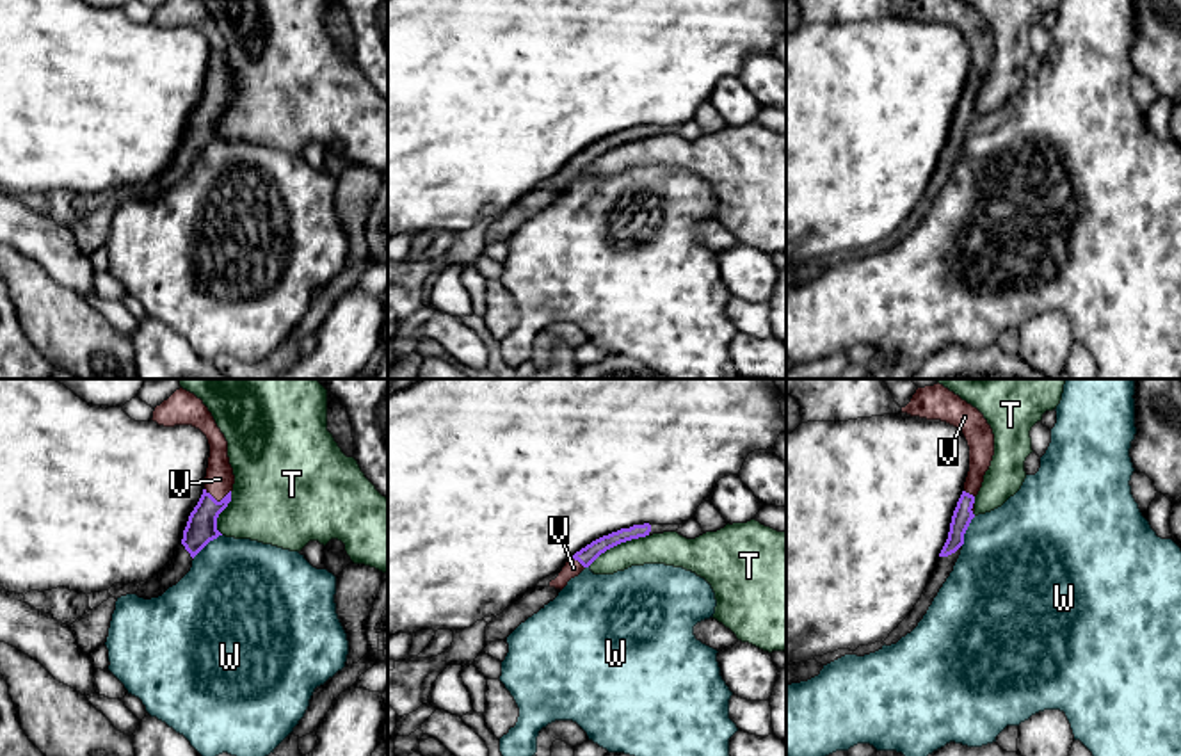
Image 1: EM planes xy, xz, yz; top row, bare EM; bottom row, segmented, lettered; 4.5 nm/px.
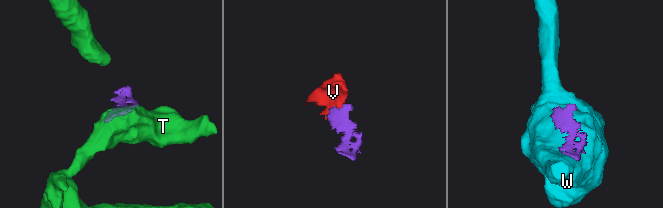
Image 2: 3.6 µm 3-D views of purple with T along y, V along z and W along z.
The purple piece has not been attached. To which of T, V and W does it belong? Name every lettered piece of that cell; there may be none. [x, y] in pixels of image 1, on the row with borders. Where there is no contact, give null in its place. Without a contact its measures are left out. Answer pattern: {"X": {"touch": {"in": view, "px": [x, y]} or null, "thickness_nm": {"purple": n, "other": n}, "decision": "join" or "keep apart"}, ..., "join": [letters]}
{"T": {"touch": {"in": "xz", "px": [618, 543]}, "thickness_nm": {"purple": 80, "other": 150}, "decision": "keep apart"}, "V": {"touch": {"in": "xy", "px": [216, 500]}, "thickness_nm": {"purple": 140, "other": 130}, "decision": "join"}, "W": {"touch": {"in": "yz", "px": [966, 529]}, "thickness_nm": {"purple": 90, "other": 480}, "decision": "keep apart"}, "join": ["V"]}

